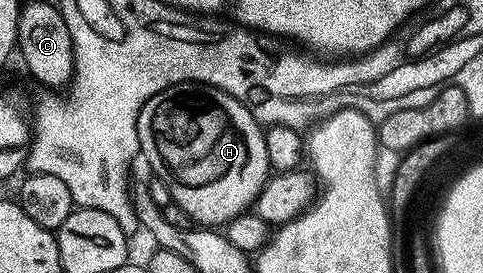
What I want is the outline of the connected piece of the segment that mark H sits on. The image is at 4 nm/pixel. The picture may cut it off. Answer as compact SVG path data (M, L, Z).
M187 83L184 85L169 85L164 91L160 91L156 95L152 95L152 99L148 99L148 103L144 103L144 107L138 113L138 148L140 150L141 160L146 160L150 164L150 169L157 180L164 183L164 187L168 187L170 192L170 200L178 204L190 216L191 222L197 223L202 227L222 227L227 221L241 217L253 206L255 198L258 197L260 191L265 187L268 178L271 176L272 170L268 163L268 147L264 147L264 129L258 121L255 114L244 103L237 101L232 95L228 95L224 91L220 91L211 85L195 85Z

